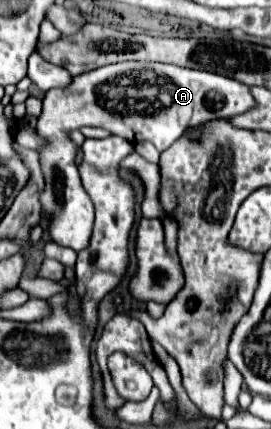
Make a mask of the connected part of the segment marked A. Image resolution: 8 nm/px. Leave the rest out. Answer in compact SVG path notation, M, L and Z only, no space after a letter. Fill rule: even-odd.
M138 60L102 66L82 76L74 76L72 84L66 88L48 90L42 98L42 114L38 116L36 126L46 144L36 152L44 174L40 204L48 218L52 242L82 250L90 240L94 222L92 202L82 190L76 170L76 154L80 152L80 146L70 138L70 132L80 130L82 126L92 126L120 134L132 142L166 140L168 148L182 136L186 128L208 120L234 116L252 106L254 100L250 96L250 88L238 80L174 64Z

